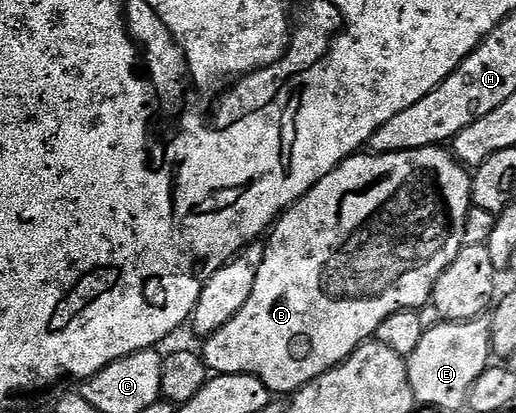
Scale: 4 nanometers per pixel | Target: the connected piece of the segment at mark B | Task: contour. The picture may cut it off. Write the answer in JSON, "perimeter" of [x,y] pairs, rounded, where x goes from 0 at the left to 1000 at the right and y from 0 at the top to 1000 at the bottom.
{"perimeter":[[[855,351],[824,354],[822,358],[806,358],[804,363],[777,363],[775,368],[760,368],[758,373],[729,373],[723,368],[696,368],[684,373],[680,383],[671,383],[651,404],[636,426],[628,426],[628,436],[614,441],[595,470],[591,470],[579,489],[570,492],[560,508],[552,511],[533,535],[527,554],[521,559],[519,574],[514,579],[512,593],[512,639],[504,639],[504,659],[496,659],[496,688],[488,688],[488,717],[481,717],[481,736],[473,736],[473,746],[465,746],[465,755],[457,755],[457,765],[450,775],[442,775],[442,785],[434,785],[434,794],[426,794],[419,806],[405,811],[397,821],[399,828],[388,840],[391,867],[399,877],[401,898],[424,906],[486,906],[504,918],[516,937],[521,939],[525,956],[547,959],[539,954],[554,954],[552,959],[568,959],[579,944],[587,944],[605,920],[612,920],[628,901],[636,901],[643,889],[659,884],[671,874],[674,862],[682,862],[682,852],[690,852],[694,838],[719,826],[731,811],[736,785],[744,785],[744,775],[752,775],[752,765],[760,765],[777,751],[810,751],[833,731],[833,719],[841,705],[845,678],[853,668],[853,659],[860,659],[860,649],[868,649],[868,639],[876,639],[876,630],[884,630],[884,620],[899,593],[901,581],[901,542],[903,525],[915,501],[915,421],[905,404],[897,402],[870,361],[859,358]]]}

